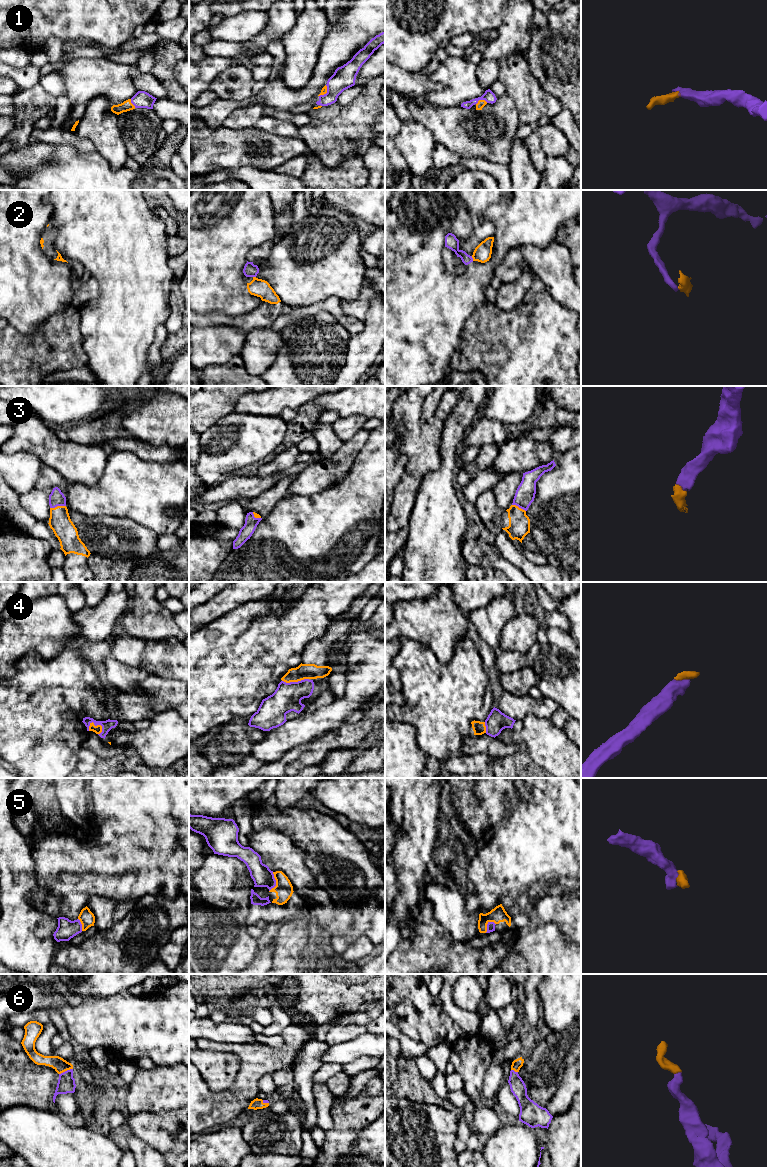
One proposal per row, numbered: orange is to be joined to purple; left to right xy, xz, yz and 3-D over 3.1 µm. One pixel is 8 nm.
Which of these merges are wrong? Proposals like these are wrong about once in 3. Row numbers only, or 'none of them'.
2

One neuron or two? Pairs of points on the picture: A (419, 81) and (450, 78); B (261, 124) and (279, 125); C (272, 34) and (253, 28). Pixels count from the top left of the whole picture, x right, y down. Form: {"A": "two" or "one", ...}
{"A": "two", "B": "one", "C": "two"}

